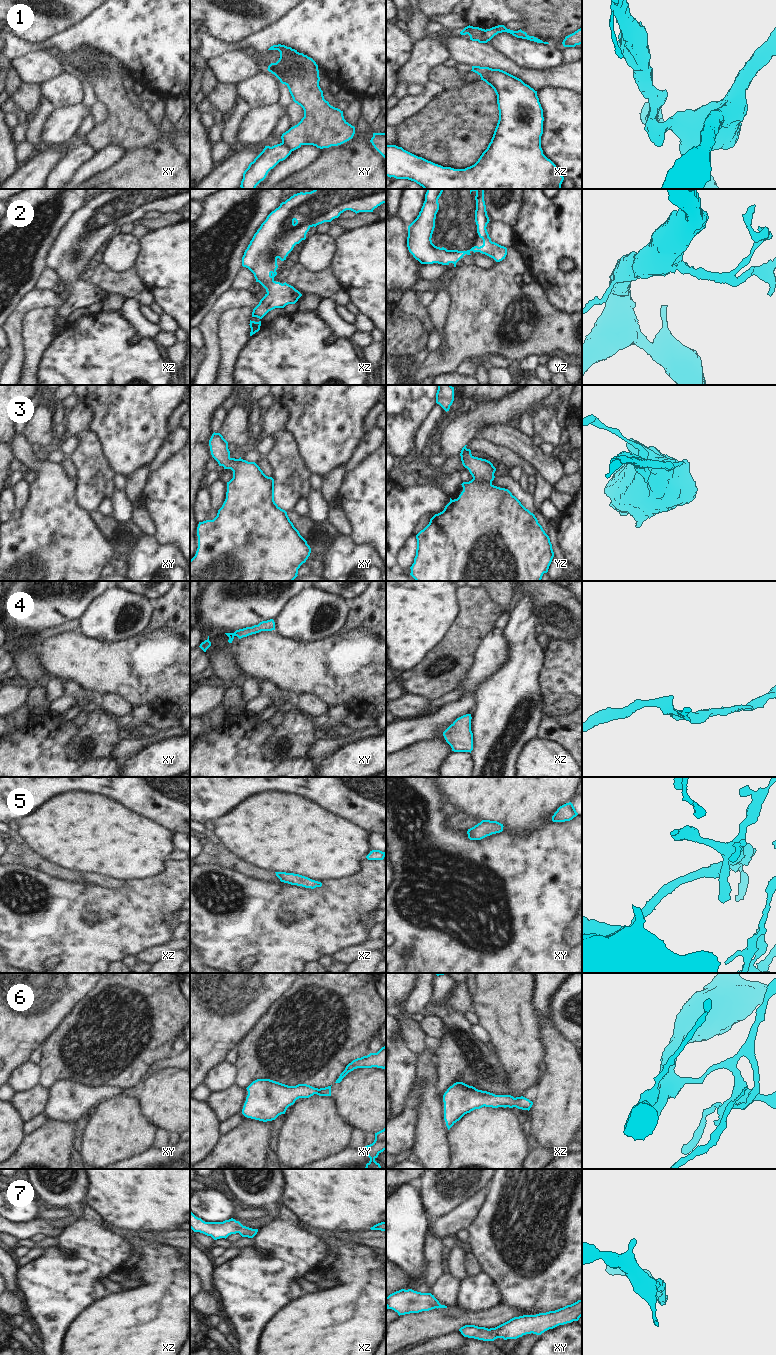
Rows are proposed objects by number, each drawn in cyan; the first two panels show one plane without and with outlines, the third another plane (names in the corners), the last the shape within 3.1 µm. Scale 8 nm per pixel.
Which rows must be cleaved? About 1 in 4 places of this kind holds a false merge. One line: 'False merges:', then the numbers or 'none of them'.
False merges: 1

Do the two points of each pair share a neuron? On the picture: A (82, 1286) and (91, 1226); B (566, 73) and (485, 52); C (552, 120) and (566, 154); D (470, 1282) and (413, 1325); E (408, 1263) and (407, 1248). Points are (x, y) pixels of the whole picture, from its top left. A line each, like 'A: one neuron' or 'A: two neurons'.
A: one neuron
B: one neuron
C: one neuron
D: two neurons
E: one neuron

